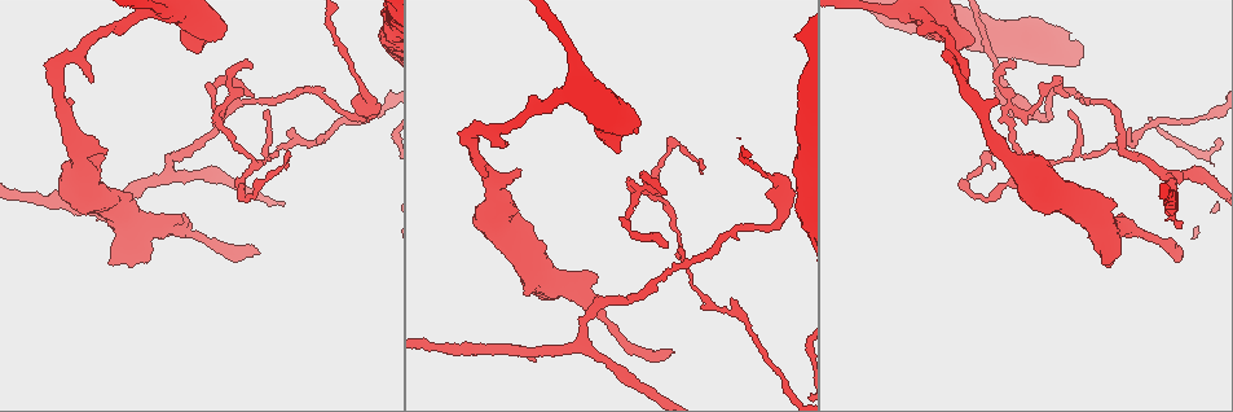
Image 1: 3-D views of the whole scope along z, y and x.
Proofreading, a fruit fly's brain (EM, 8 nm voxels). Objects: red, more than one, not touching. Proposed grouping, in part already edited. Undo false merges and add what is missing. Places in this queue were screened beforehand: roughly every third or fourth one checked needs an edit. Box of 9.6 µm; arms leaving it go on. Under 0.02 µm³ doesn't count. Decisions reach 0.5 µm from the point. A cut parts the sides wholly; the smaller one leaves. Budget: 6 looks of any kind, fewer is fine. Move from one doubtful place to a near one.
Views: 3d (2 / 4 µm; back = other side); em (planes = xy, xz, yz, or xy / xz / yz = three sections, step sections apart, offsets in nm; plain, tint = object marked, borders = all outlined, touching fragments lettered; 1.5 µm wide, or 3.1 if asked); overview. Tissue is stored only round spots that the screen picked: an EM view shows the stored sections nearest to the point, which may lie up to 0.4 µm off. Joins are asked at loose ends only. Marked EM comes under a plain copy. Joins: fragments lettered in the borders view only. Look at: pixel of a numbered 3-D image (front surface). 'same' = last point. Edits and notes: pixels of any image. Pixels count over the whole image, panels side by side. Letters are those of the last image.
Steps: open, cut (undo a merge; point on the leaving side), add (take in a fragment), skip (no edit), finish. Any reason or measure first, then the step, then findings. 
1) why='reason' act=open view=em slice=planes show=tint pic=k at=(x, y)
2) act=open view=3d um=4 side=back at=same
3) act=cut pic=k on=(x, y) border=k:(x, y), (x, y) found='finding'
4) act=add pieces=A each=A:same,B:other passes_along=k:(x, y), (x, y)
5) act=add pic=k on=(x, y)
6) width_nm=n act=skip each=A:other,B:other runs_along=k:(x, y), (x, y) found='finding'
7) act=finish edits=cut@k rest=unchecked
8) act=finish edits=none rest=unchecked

why='an open end' act=open view=em slice=xz step=8 show=tint pic=1 at=(107, 149)

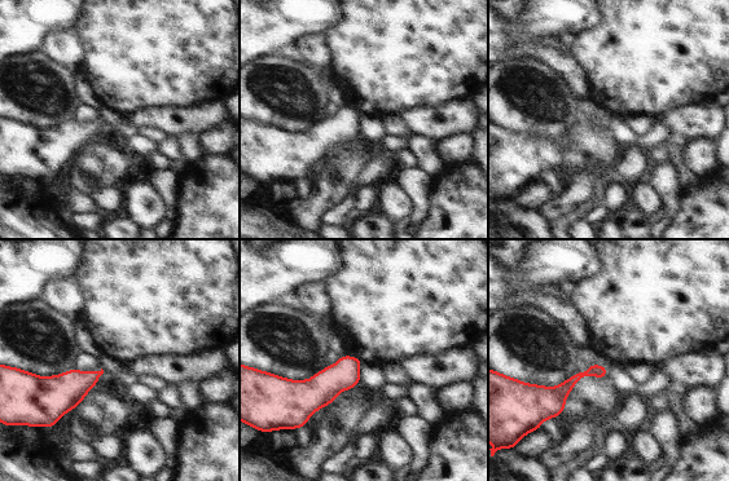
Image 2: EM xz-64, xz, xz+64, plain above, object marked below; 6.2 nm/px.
act=open view=em slice=planes show=borders at=same

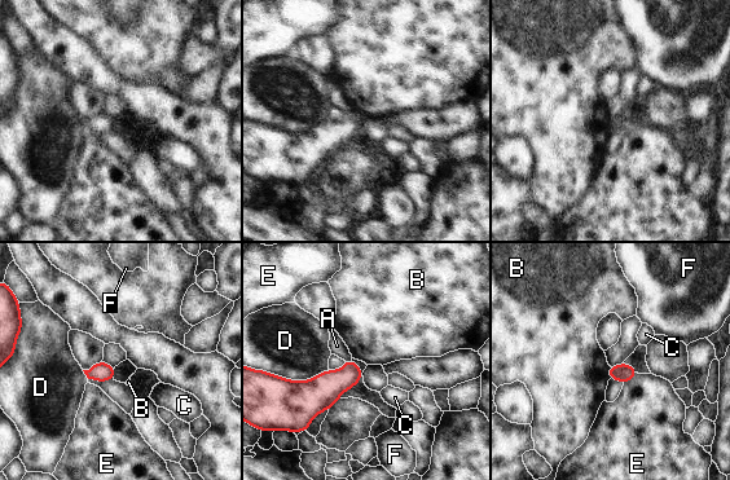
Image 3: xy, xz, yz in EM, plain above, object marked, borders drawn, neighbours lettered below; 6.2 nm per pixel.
longest_contact=D:320nm act=skip each=A:other,B:other,C:other,D:other,E:other,F:other found='none of them fits'

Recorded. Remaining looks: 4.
why='three arms meet' act=open view=3d um=2 pic=1 at=(631, 191)

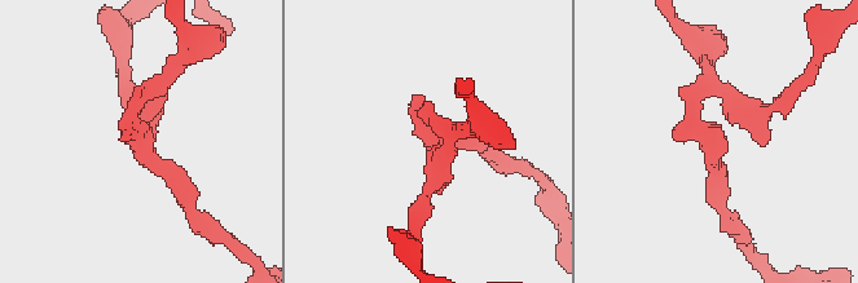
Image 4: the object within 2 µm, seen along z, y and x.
arms=3 act=open view=em slice=planes show=tint pic=4 at=(432, 150)

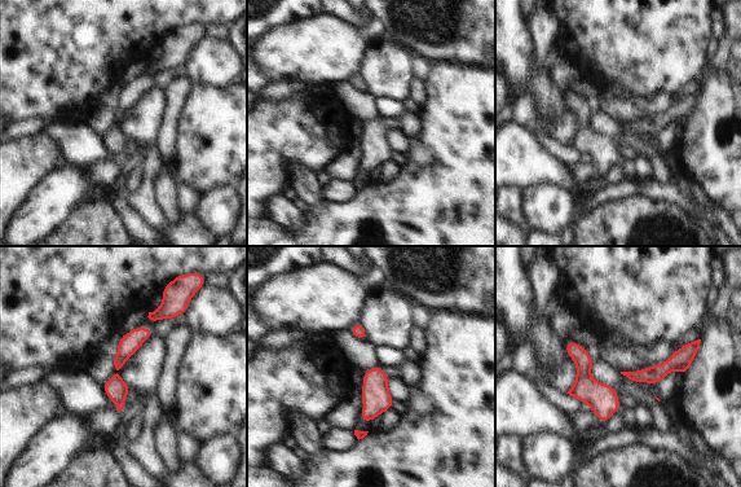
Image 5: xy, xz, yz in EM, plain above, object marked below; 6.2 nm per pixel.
act=open view=em slice=planes show=borders at=same

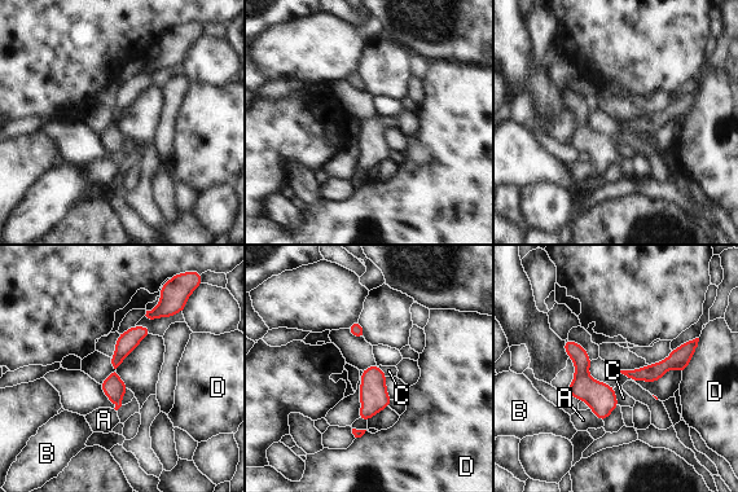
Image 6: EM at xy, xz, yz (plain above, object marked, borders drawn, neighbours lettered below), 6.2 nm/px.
width_nm=90 act=skip each=A:other,B:other,C:other,D:other runs_along=6:(145, 330), (115, 360), (118, 403) found='continuous, no second neuron'

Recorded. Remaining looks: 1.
act=finish edits=none rest=unchecked

